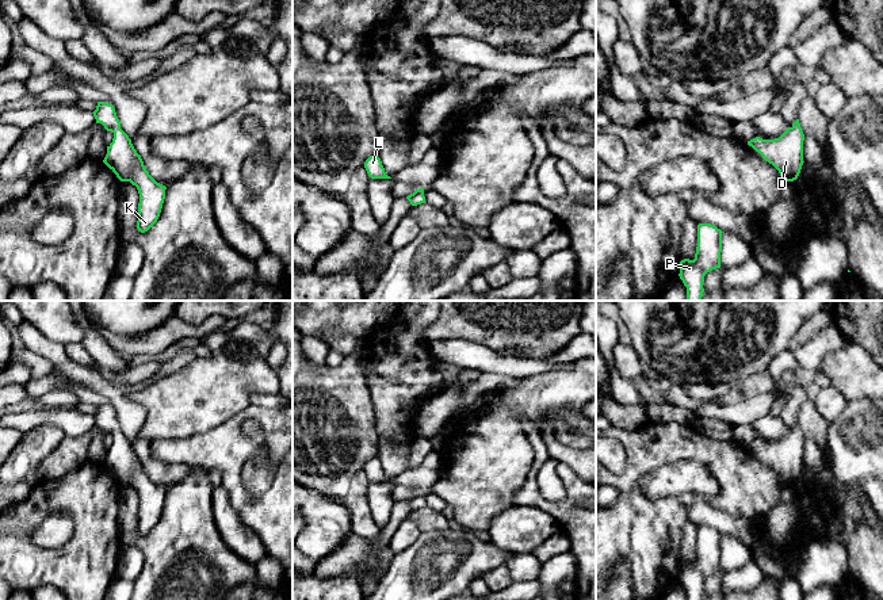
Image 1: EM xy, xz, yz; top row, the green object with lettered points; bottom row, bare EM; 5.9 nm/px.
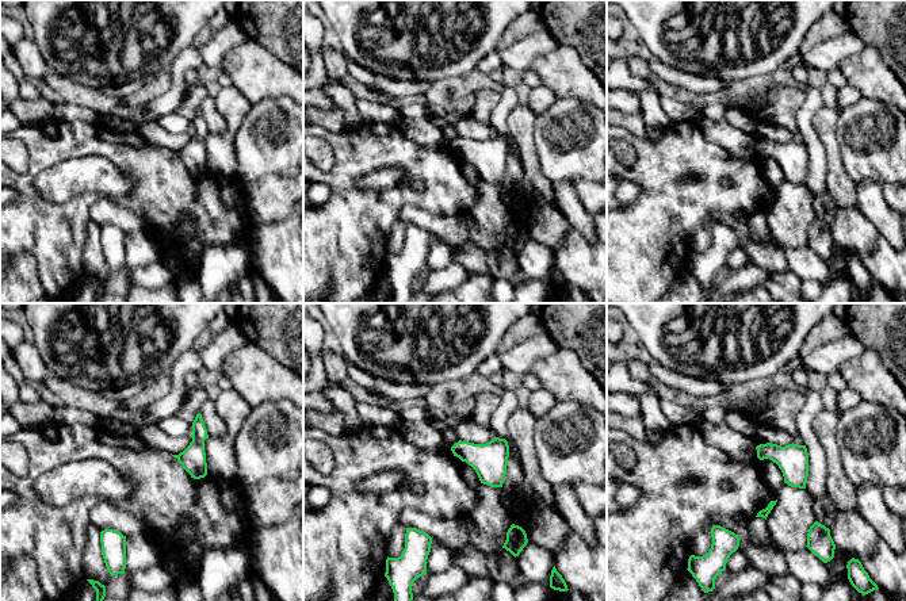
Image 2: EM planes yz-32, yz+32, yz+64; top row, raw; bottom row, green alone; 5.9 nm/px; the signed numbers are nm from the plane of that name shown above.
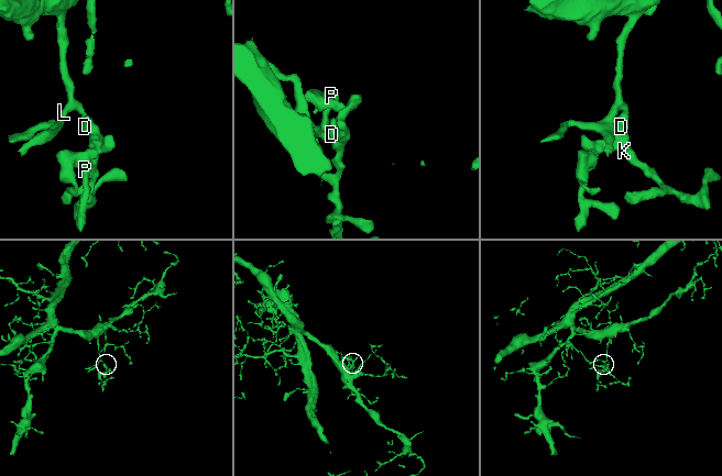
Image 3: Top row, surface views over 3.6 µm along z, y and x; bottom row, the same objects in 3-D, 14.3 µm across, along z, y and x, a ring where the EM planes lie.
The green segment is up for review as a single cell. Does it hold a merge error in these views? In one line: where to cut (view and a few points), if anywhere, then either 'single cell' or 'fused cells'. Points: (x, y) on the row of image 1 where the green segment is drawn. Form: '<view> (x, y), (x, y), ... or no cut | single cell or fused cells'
no cut | single cell

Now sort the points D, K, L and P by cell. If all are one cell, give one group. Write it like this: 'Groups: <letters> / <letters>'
Groups: D K L P

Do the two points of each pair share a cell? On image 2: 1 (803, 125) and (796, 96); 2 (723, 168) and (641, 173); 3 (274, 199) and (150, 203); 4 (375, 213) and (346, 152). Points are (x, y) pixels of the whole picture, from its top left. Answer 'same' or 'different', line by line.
1: different
2: same
3: different
4: same

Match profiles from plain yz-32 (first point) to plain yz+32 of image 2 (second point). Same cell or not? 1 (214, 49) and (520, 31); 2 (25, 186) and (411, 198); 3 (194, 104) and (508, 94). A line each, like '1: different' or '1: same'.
1: different
2: same
3: same

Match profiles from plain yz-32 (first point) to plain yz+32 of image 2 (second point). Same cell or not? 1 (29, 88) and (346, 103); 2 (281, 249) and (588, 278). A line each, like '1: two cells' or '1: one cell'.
1: one cell
2: one cell

